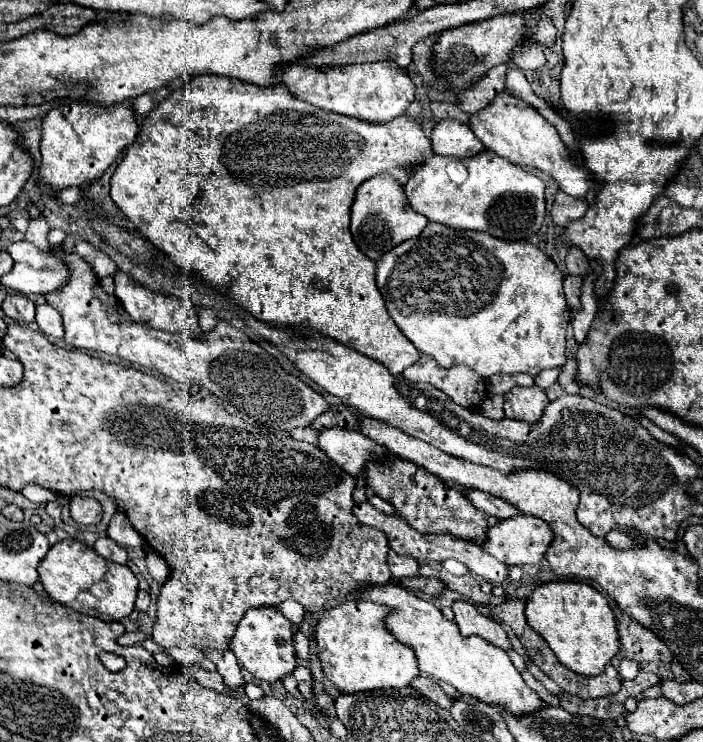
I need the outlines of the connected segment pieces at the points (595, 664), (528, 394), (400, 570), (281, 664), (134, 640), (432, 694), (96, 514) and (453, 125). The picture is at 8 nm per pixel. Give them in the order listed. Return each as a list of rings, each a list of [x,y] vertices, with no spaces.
[[[550,580],[538,584],[526,598],[524,614],[530,628],[548,642],[556,658],[576,674],[598,676],[620,650],[616,616],[604,594],[586,582]]]
[[[514,386],[510,392],[504,394],[504,416],[518,418],[524,422],[540,420],[548,398],[540,386]]]
[[[388,552],[388,568],[394,578],[412,578],[418,576],[418,562],[412,560],[412,556],[400,556],[396,552]]]
[[[252,608],[240,620],[230,648],[238,662],[258,680],[278,682],[296,668],[294,656],[294,624],[286,620],[276,608]]]
[[[137,628],[133,632],[125,632],[117,639],[117,643],[121,646],[132,646],[137,645],[144,640],[148,639],[145,631],[143,629]]]
[[[418,676],[418,678],[412,682],[412,686],[414,686],[418,692],[422,692],[426,698],[430,698],[432,702],[436,702],[438,706],[442,706],[442,708],[446,708],[446,710],[450,710],[450,708],[454,706],[454,700],[452,700],[450,696],[446,696],[446,692],[440,688],[440,684],[434,682],[432,678]]]
[[[74,498],[70,502],[70,514],[78,524],[92,526],[102,518],[102,506],[94,498]]]
[[[444,118],[432,132],[432,150],[442,156],[472,158],[484,150],[482,142],[474,136],[468,124],[452,118]]]

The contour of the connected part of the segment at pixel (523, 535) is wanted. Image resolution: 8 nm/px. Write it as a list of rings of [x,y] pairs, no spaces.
[[[518,514],[508,520],[500,520],[496,526],[488,528],[488,536],[482,544],[482,550],[510,566],[512,564],[540,564],[550,542],[552,542],[552,530],[548,524],[544,524],[544,520]]]

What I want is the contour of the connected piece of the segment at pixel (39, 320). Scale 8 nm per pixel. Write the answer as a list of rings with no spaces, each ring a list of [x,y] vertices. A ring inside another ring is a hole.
[[[48,304],[36,306],[36,324],[46,336],[54,336],[54,338],[62,338],[64,336],[60,314]]]

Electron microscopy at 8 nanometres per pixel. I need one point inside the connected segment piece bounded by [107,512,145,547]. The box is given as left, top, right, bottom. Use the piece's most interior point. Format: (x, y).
(119, 530)

